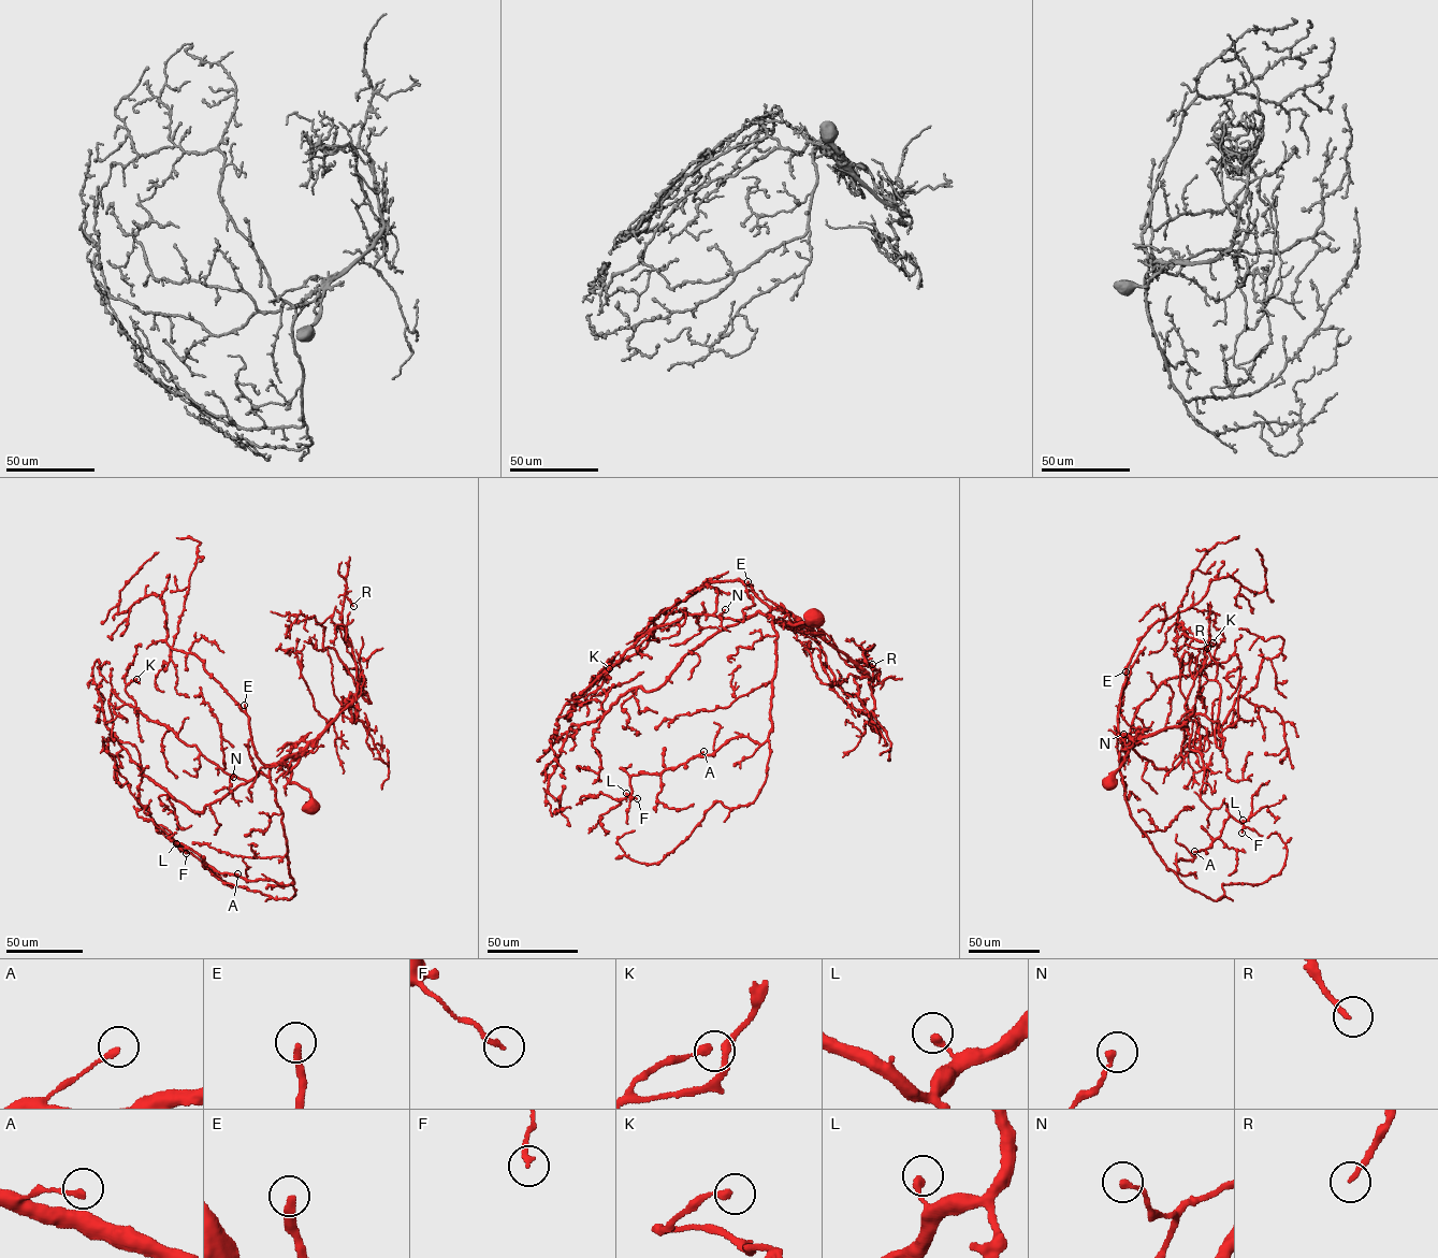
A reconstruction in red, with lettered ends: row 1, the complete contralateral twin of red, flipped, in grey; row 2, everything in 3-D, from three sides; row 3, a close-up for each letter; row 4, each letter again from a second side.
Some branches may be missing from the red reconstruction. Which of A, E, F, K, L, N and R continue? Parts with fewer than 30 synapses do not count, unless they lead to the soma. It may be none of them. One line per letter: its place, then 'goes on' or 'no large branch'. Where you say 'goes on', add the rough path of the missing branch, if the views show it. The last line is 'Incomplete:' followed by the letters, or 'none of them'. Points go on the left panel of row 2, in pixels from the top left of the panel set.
A: place (237, 873); no large branch
E: place (244, 705); goes on; course (244, 705), (246, 689), (236, 642), (227, 630), (216, 625), (219, 586), (215, 584), (206, 593), (205, 590)
F: place (186, 853); no large branch
K: place (136, 679); no large branch
L: place (176, 843); no large branch
N: place (233, 777); no large branch
R: place (353, 606); no large branch
Incomplete: E

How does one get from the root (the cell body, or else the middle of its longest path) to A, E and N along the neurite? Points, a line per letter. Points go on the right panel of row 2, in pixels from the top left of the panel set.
A: (1108, 781), (1133, 743), (1126, 734), (1119, 771), (1130, 815), (1174, 871), (1194, 851)
E: (1108, 781), (1133, 743), (1131, 737), (1121, 735), (1118, 728), (1126, 671)
N: (1108, 781), (1133, 743), (1126, 734), (1122, 735), (1122, 745), (1122, 738), (1128, 743), (1130, 734), (1123, 734)

